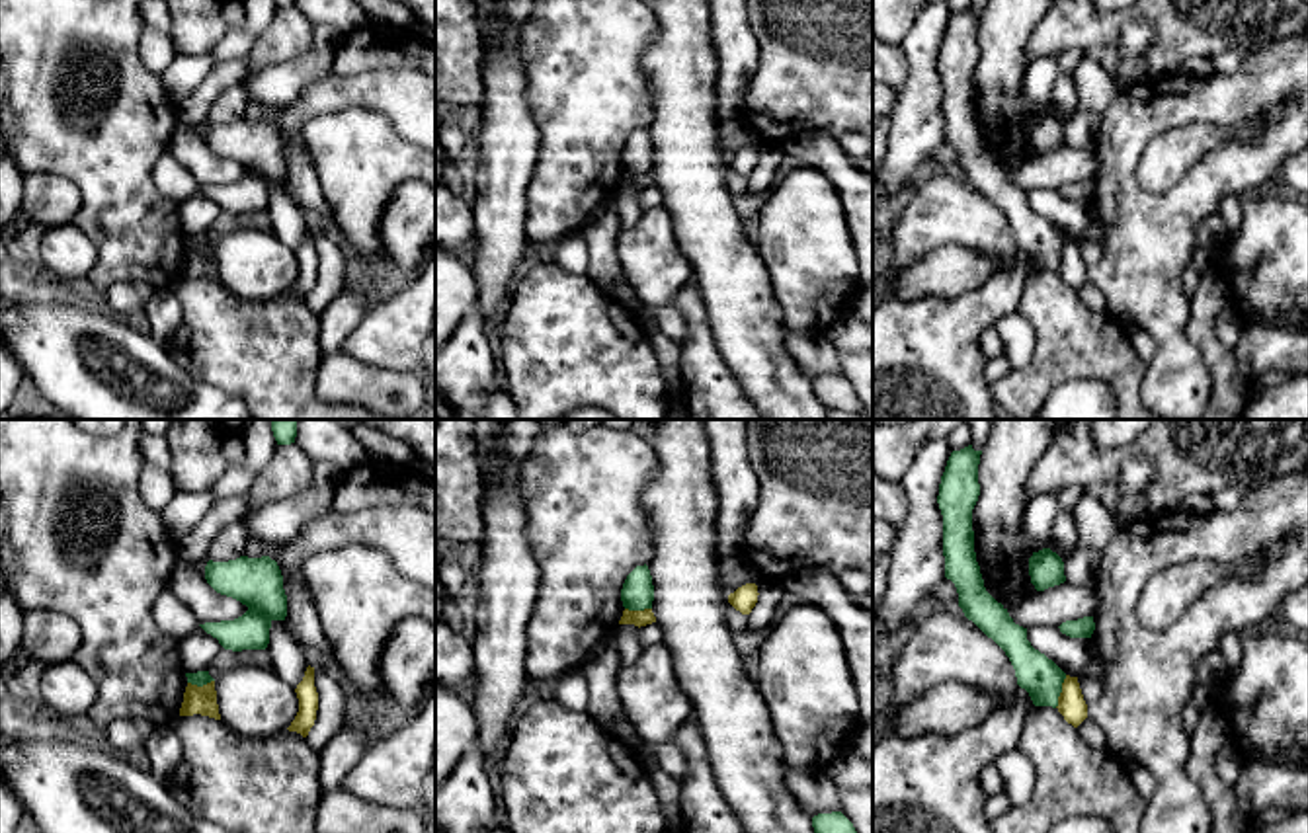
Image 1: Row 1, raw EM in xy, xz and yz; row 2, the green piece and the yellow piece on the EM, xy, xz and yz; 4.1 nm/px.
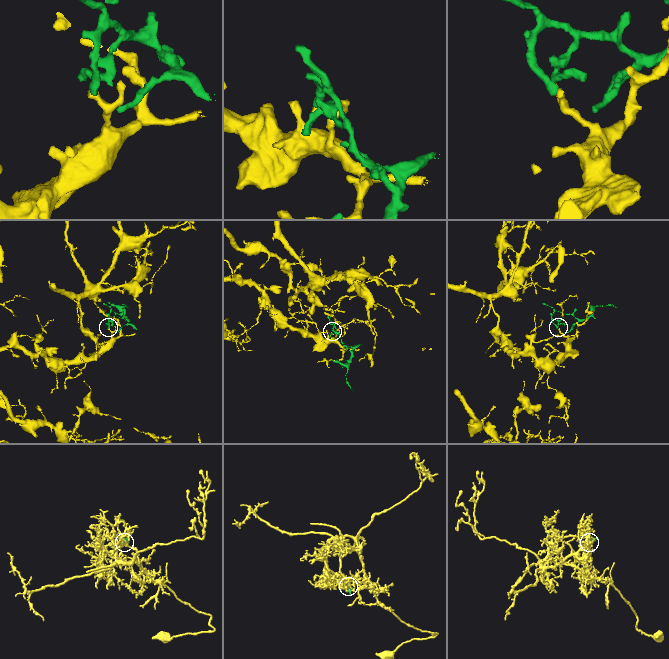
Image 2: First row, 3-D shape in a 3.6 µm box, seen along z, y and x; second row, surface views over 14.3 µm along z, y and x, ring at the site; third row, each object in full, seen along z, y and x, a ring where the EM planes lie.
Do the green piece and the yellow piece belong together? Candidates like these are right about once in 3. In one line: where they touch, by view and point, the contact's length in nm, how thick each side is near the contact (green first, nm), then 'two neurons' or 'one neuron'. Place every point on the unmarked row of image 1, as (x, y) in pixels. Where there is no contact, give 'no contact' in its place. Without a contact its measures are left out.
yz (1061, 254) | 140 nm | 170/110 nm | two neurons

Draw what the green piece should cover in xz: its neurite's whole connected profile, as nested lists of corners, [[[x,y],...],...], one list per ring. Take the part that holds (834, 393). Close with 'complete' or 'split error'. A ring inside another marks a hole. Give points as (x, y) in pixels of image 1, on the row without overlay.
[[[818,377],[812,380],[814,396],[828,408],[828,410],[843,410],[849,414],[861,412],[861,402],[853,390],[853,386],[841,377]]]; complete

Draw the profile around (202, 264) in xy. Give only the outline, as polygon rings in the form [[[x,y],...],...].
[[[215,244],[203,250],[187,246],[185,256],[184,256],[184,265],[180,271],[180,279],[193,279],[193,277],[221,283]]]

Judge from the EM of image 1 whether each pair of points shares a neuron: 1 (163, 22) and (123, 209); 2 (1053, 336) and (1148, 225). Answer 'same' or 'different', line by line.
1: different
2: different

